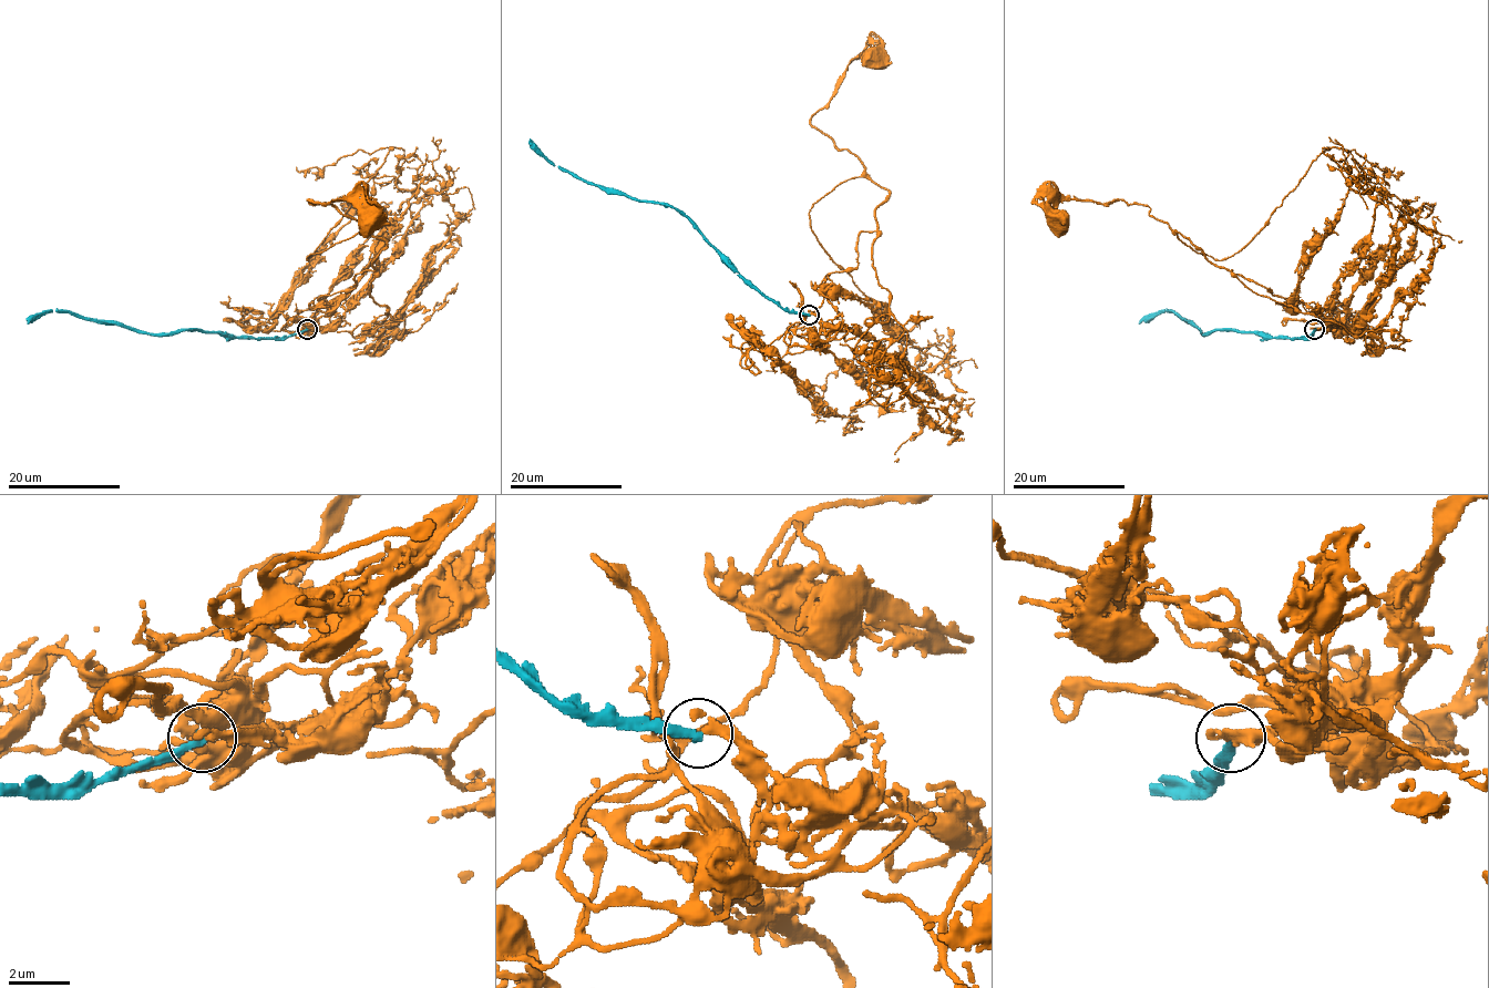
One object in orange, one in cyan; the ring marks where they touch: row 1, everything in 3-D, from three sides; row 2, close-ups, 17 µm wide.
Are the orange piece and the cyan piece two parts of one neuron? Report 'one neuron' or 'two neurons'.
two neurons

